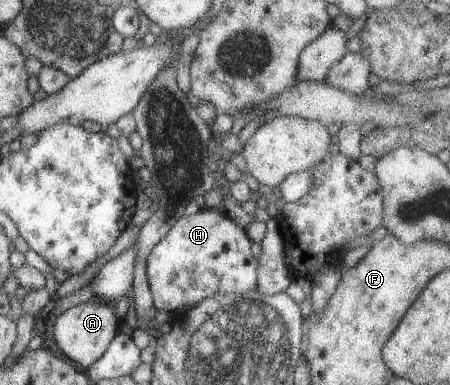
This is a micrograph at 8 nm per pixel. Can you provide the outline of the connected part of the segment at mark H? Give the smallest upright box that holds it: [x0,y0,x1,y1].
[145,206,257,314]

